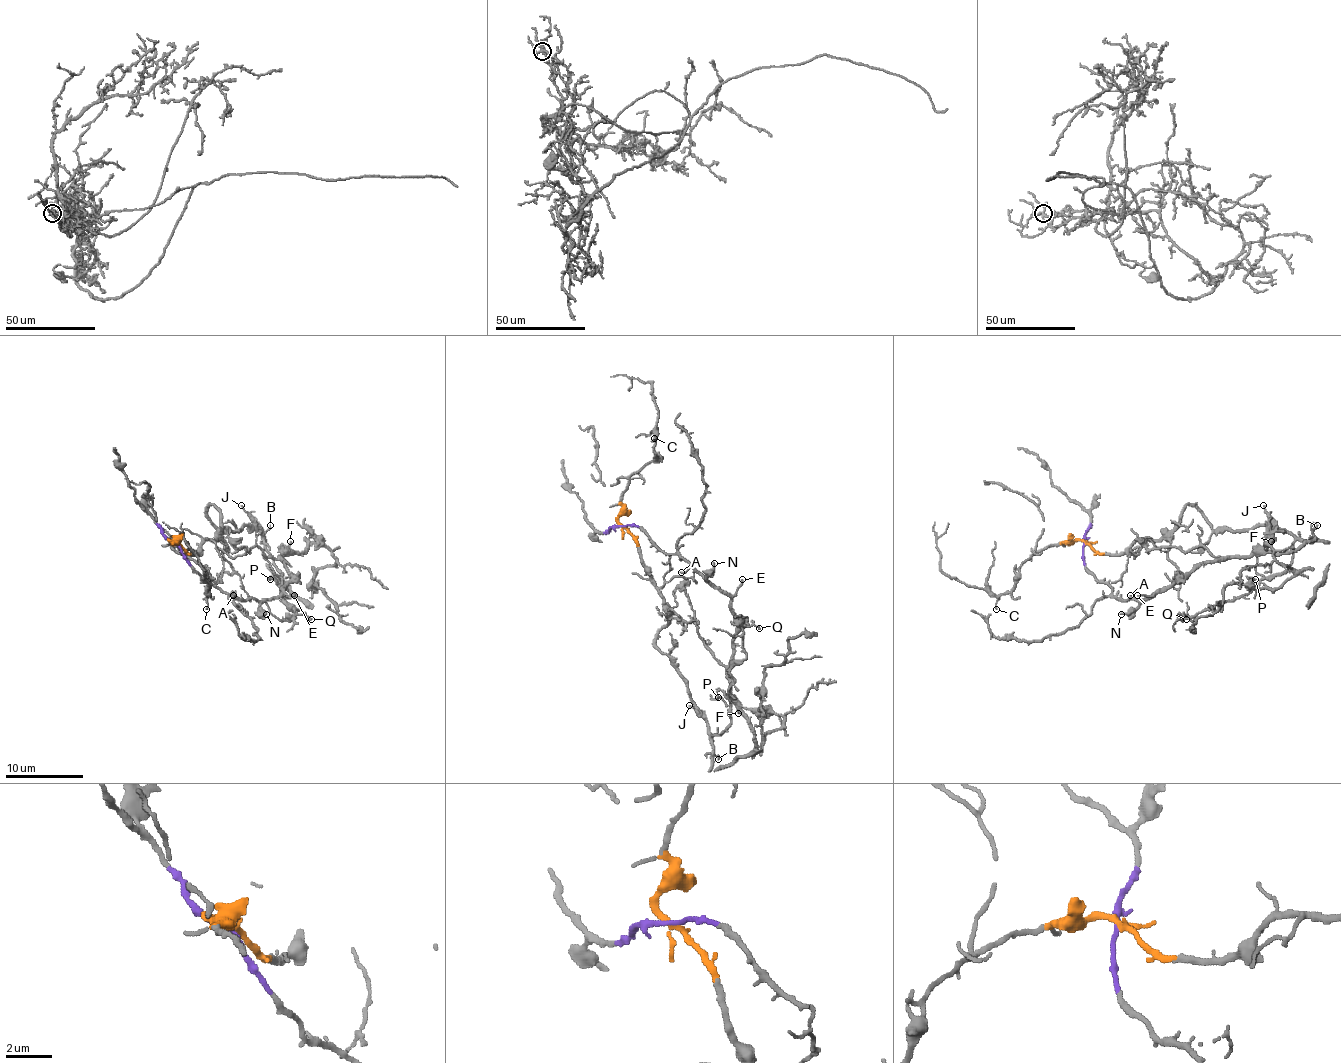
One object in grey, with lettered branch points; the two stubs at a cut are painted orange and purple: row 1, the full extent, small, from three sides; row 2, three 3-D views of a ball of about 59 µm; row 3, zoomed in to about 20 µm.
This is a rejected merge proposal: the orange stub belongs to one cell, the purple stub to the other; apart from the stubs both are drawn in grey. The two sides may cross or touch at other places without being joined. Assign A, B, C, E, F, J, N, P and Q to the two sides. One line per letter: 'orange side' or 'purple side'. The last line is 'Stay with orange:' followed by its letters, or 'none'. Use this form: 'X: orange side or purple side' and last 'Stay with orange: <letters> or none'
A: purple side
B: orange side
C: orange side
E: purple side
F: purple side
J: orange side
N: purple side
P: orange side
Q: orange side
Stay with orange: B, C, J, P, Q

